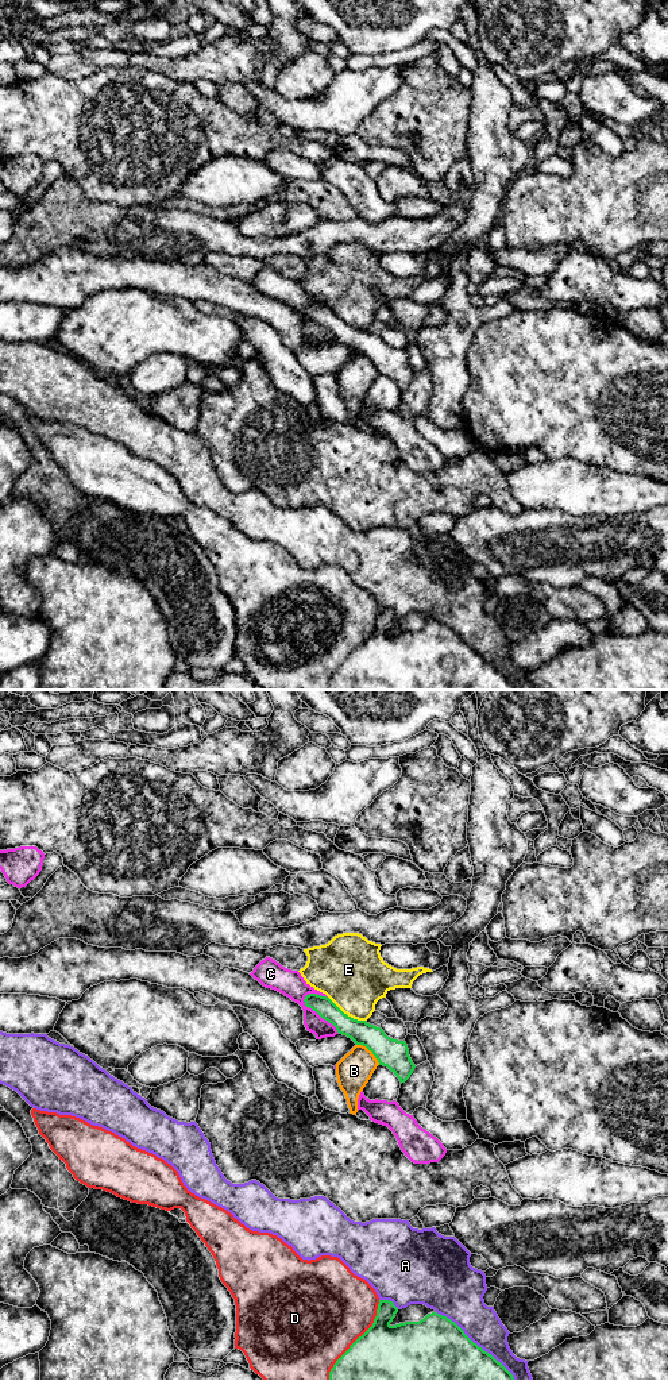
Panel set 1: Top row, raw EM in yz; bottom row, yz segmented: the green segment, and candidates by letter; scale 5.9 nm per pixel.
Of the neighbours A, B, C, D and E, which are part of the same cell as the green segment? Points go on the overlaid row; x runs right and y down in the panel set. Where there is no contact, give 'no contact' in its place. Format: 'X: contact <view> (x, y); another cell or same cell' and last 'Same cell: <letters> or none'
A: contact yz (475, 1343); another cell
B: contact yz (370, 1049); another cell
C: contact yz (317, 1013); another cell
D: contact yz (355, 1341); another cell
E: contact yz (346, 1014); another cell
Same cell: none

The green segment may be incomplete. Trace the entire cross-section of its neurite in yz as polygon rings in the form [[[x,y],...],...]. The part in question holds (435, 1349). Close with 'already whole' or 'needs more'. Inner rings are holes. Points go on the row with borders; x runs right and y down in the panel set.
[[[379,1300],[372,1326],[336,1361],[329,1381],[514,1381],[513,1374],[491,1354],[474,1343],[451,1319],[437,1312],[420,1322],[390,1323],[398,1308],[390,1300]]]; already whole

